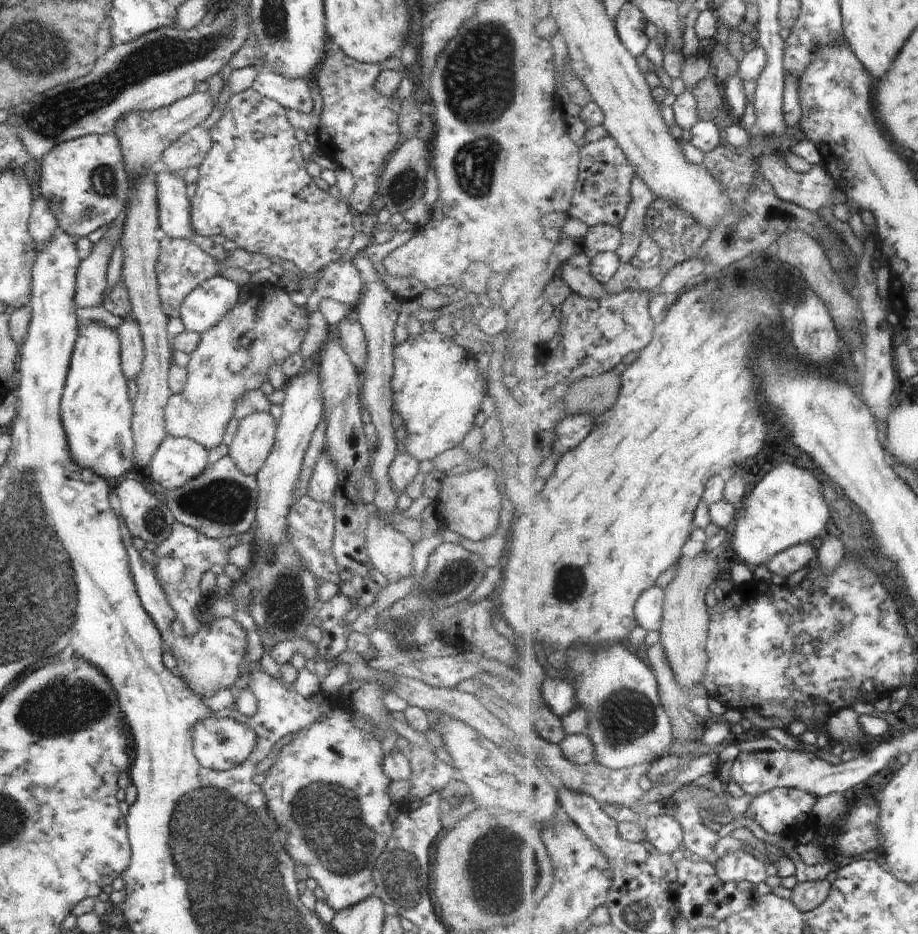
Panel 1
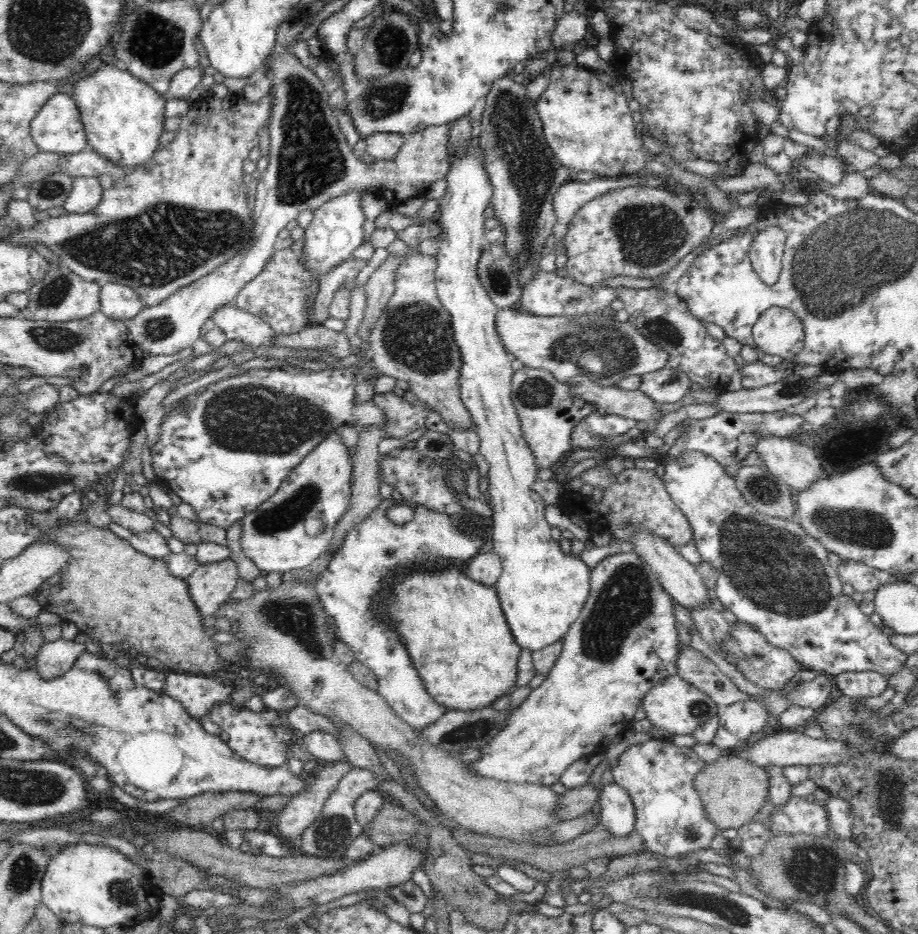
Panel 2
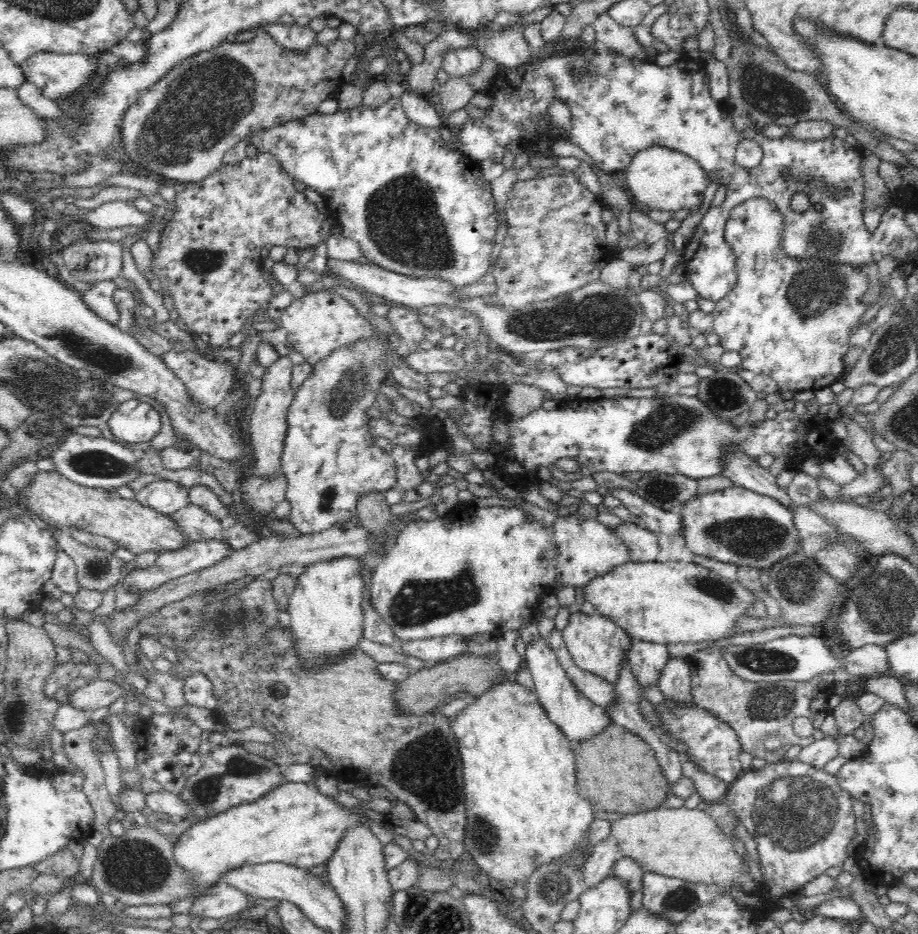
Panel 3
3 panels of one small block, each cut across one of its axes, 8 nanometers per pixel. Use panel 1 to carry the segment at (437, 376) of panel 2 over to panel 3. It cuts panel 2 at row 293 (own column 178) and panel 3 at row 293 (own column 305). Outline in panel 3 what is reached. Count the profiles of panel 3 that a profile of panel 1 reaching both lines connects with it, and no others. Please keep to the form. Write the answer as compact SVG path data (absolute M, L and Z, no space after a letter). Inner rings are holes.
M334 289L310 291L299 299L294 299L280 316L281 326L287 330L287 340L296 352L304 355L311 365L320 362L334 350L350 346L358 340L368 340L376 329L370 321L358 313L358 310L346 298L334 293Z

